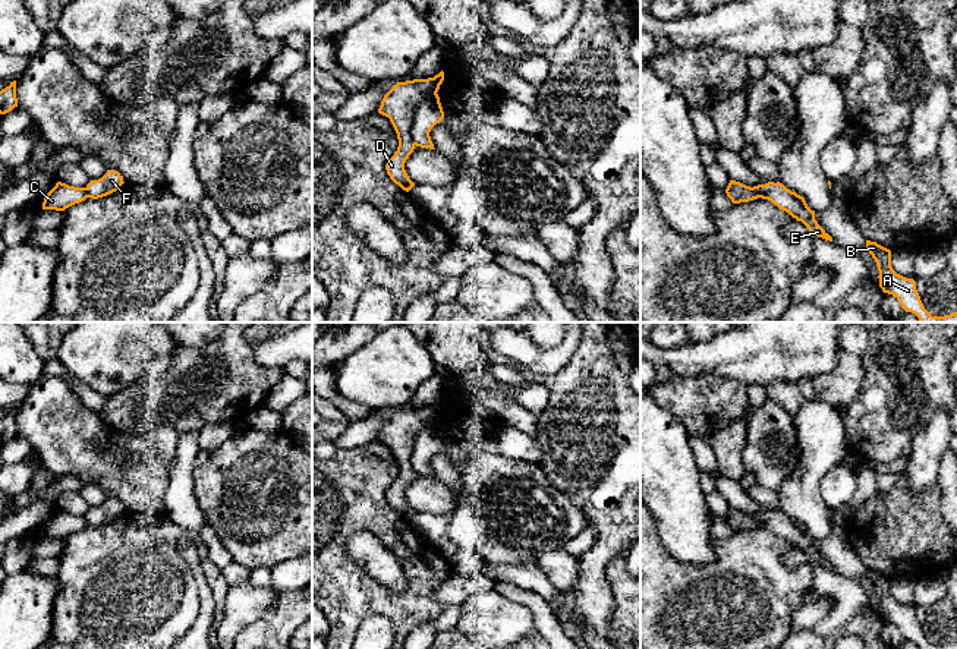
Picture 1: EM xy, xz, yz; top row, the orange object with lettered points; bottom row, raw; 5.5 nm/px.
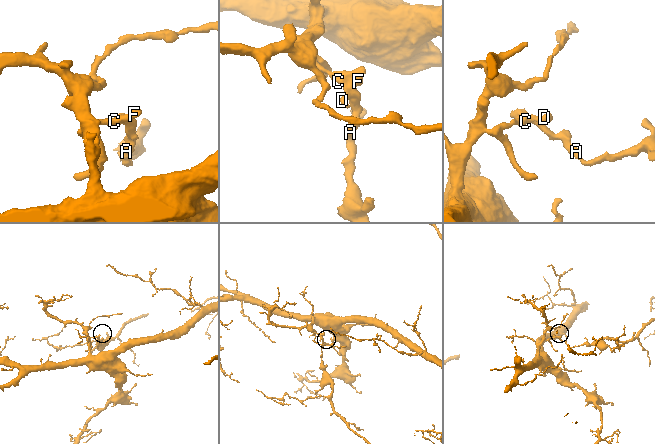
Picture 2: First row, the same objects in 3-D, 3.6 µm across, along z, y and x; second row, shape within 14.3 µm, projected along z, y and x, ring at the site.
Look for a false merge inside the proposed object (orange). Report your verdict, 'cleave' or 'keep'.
cleave

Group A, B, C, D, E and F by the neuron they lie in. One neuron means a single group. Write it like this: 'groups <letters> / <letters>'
groups A B E F / C D

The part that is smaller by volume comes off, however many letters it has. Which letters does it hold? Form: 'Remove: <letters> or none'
Remove: A, B, E, F

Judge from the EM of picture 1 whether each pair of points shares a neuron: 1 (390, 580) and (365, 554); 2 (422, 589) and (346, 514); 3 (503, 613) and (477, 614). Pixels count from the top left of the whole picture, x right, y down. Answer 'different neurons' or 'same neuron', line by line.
1: same neuron
2: same neuron
3: same neuron

